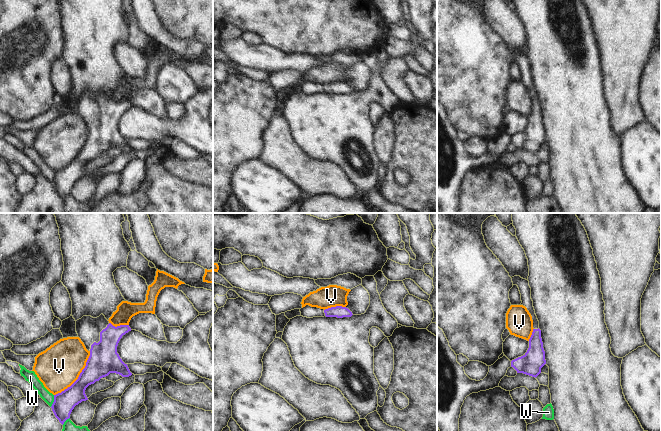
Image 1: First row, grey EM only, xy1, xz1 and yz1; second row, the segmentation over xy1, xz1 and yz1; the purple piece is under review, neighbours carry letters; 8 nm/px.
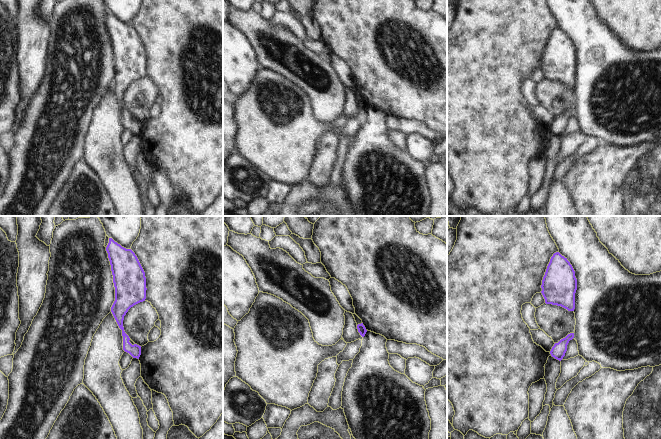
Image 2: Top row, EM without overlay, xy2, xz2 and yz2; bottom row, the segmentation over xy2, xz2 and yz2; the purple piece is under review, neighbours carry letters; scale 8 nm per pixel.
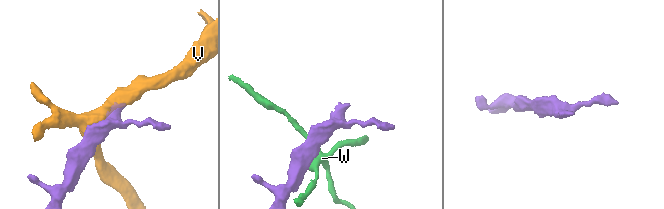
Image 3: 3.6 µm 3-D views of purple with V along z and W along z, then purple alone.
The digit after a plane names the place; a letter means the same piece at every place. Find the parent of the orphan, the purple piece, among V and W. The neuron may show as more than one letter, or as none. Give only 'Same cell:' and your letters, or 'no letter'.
Same cell: no letter

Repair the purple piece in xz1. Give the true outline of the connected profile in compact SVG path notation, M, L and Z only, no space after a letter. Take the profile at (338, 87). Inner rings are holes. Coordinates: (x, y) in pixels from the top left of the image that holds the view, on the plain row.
M306 81L305 83L300 85L300 88L301 92L307 94L324 93L324 92L343 94L343 93L351 93L353 91L348 84L342 82L331 83L324 86L317 83L311 83L309 81Z

